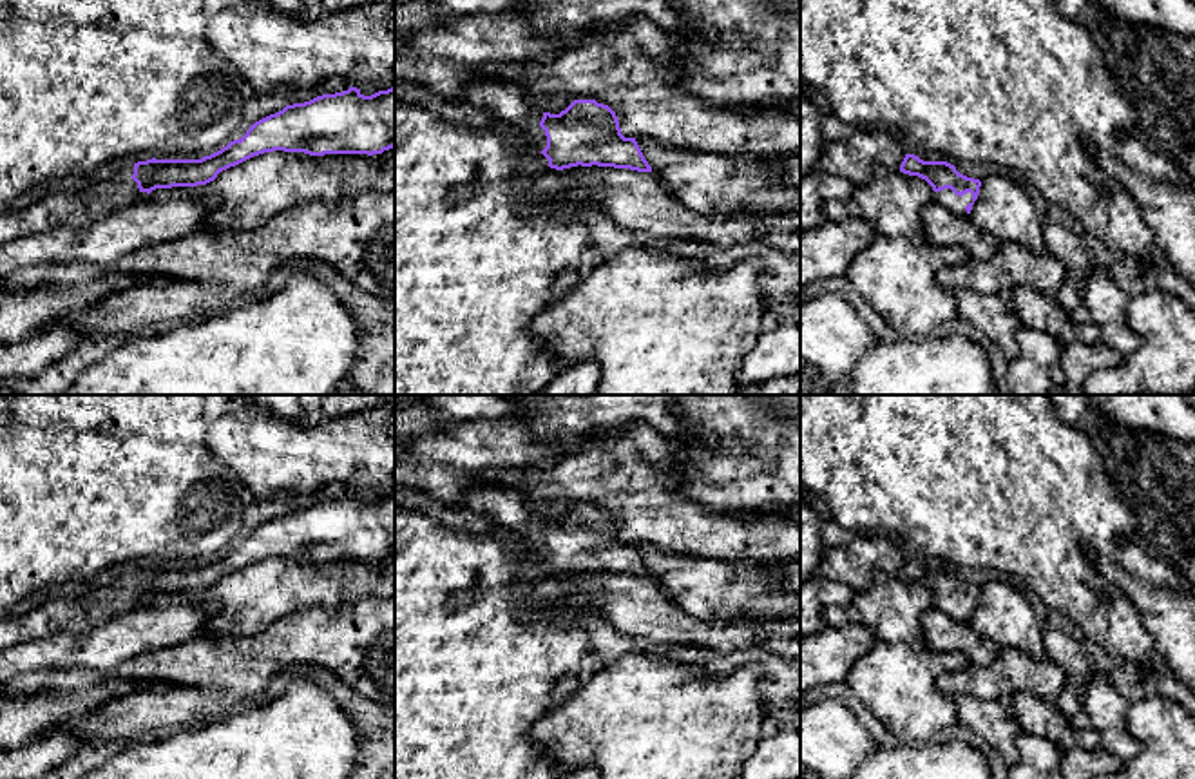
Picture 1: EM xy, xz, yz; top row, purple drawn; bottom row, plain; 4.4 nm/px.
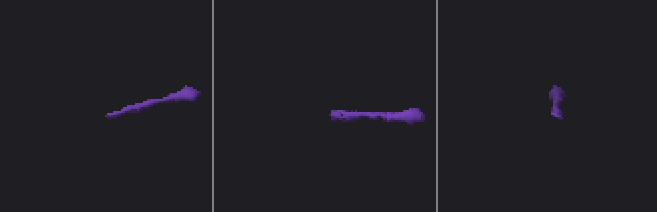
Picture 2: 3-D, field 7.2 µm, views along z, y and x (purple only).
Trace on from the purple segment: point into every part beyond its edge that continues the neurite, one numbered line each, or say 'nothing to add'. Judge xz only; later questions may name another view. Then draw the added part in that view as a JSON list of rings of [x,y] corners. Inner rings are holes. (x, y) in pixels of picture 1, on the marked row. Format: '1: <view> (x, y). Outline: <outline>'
1: xz (507, 102). Outline: [[[474,80],[460,96],[451,100],[492,112],[500,121],[512,127],[512,136],[523,141],[532,154],[547,147],[545,130],[540,127],[543,112],[534,111],[516,85]]]

